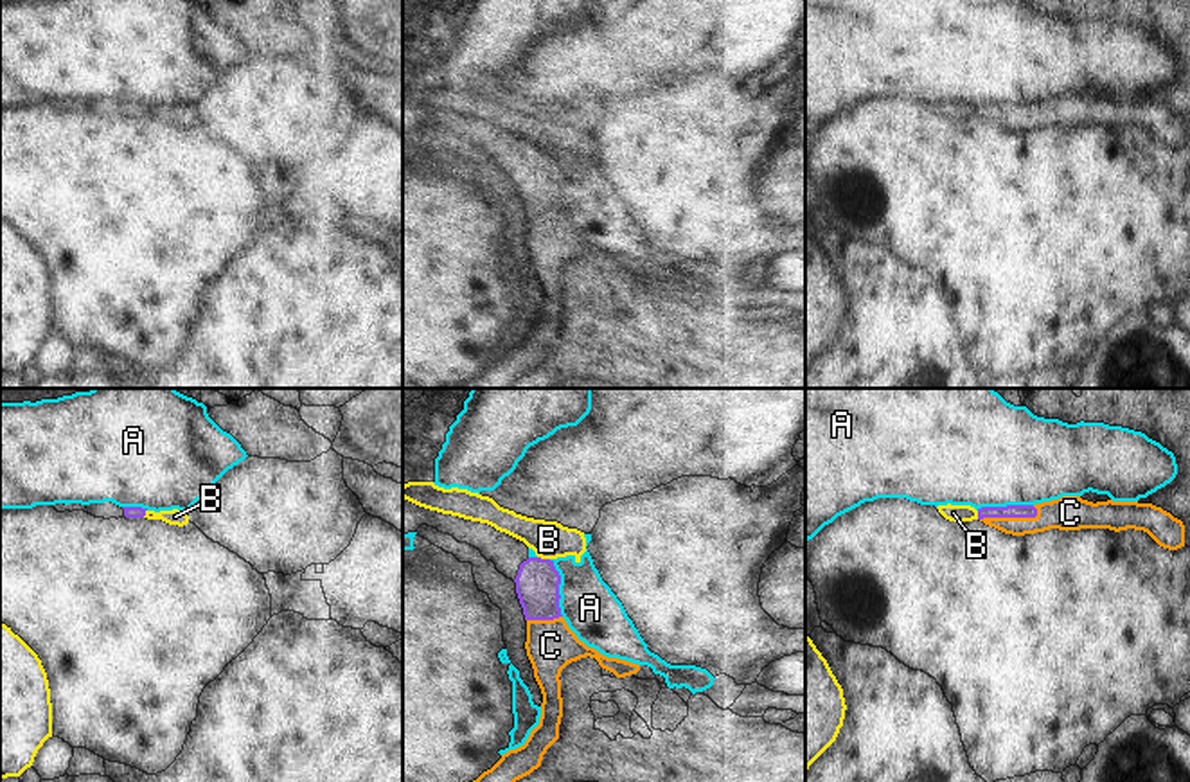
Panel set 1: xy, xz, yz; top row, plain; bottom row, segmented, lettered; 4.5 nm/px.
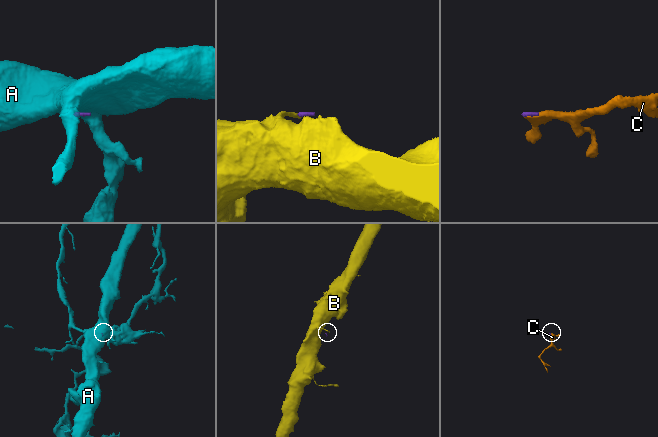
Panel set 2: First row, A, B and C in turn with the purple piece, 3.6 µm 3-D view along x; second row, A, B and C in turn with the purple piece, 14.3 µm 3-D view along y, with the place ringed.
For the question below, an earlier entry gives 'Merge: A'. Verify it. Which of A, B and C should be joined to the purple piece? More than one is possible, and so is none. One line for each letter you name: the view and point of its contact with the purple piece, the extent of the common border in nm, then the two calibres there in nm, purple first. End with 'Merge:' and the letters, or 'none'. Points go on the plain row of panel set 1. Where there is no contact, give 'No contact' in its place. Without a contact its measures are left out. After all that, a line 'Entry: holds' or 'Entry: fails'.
C: Touches purple at yz (1011, 114). Shared border 260 nm. Thickness 60 nm (purple) against 150 nm
Merge: C
Entry: fails

